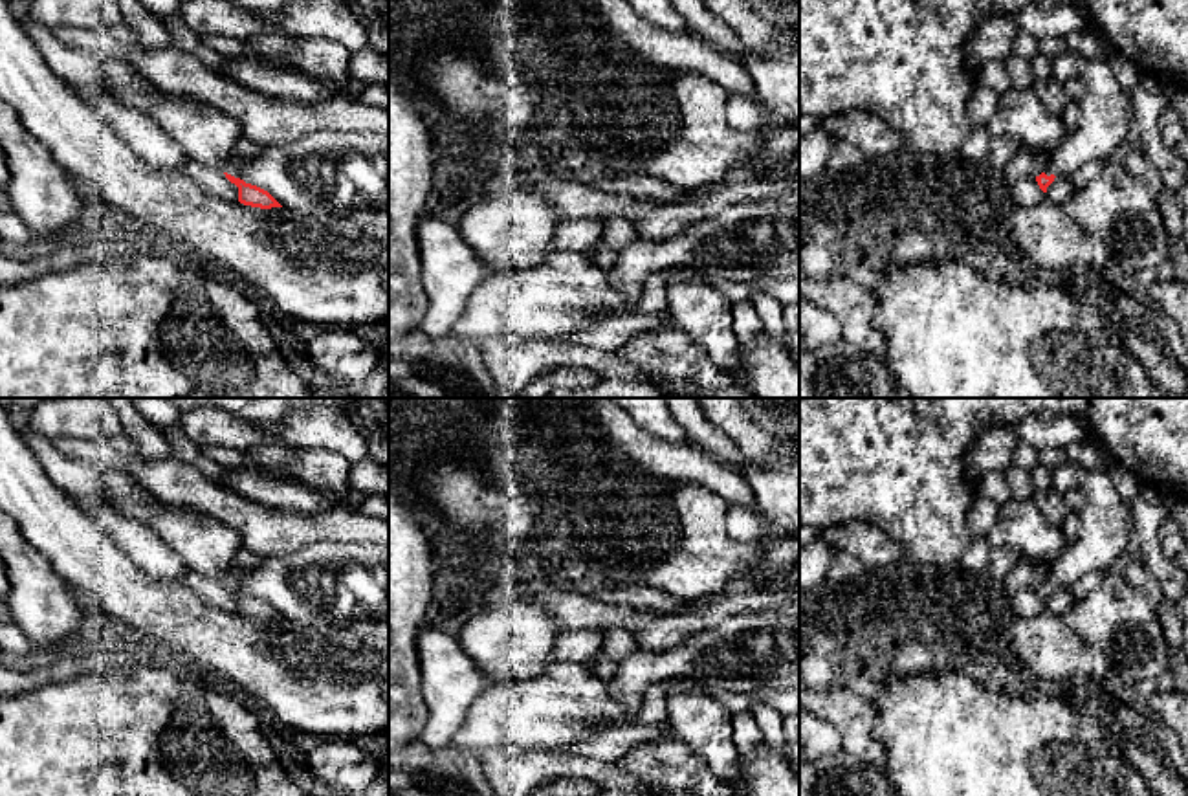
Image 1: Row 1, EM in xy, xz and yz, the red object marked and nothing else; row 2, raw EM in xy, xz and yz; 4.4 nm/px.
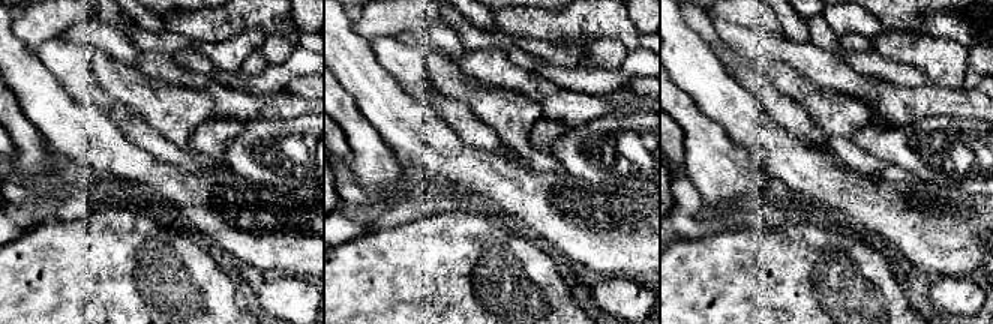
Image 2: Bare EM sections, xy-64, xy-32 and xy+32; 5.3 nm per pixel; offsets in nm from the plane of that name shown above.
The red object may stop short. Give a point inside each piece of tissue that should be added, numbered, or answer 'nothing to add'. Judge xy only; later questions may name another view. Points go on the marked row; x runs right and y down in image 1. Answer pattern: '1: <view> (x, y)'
nothing to add

